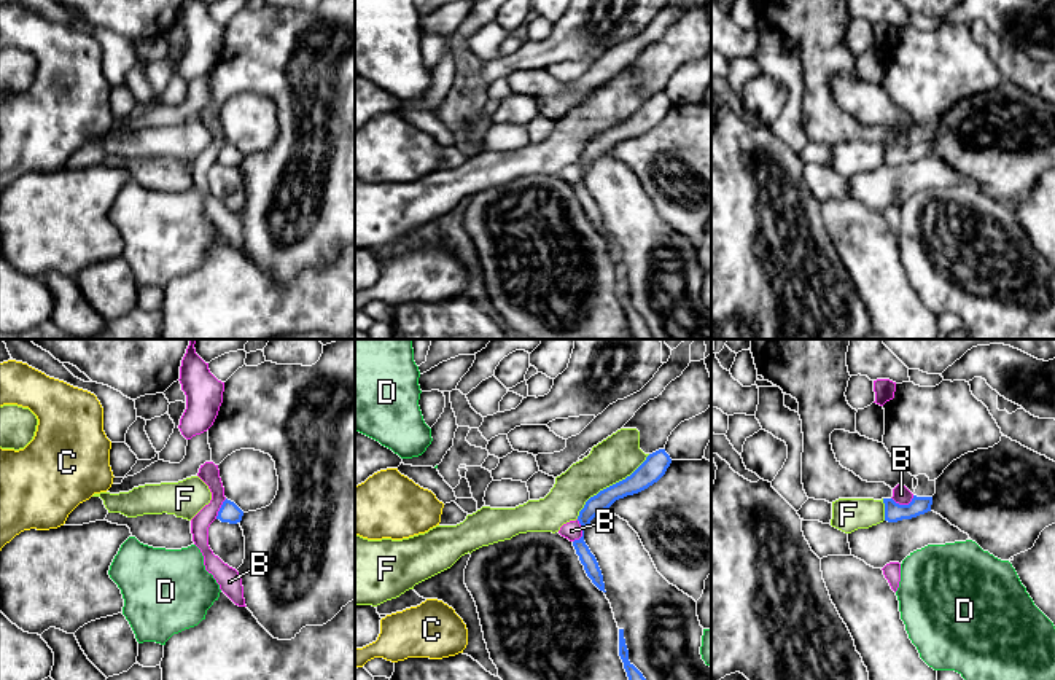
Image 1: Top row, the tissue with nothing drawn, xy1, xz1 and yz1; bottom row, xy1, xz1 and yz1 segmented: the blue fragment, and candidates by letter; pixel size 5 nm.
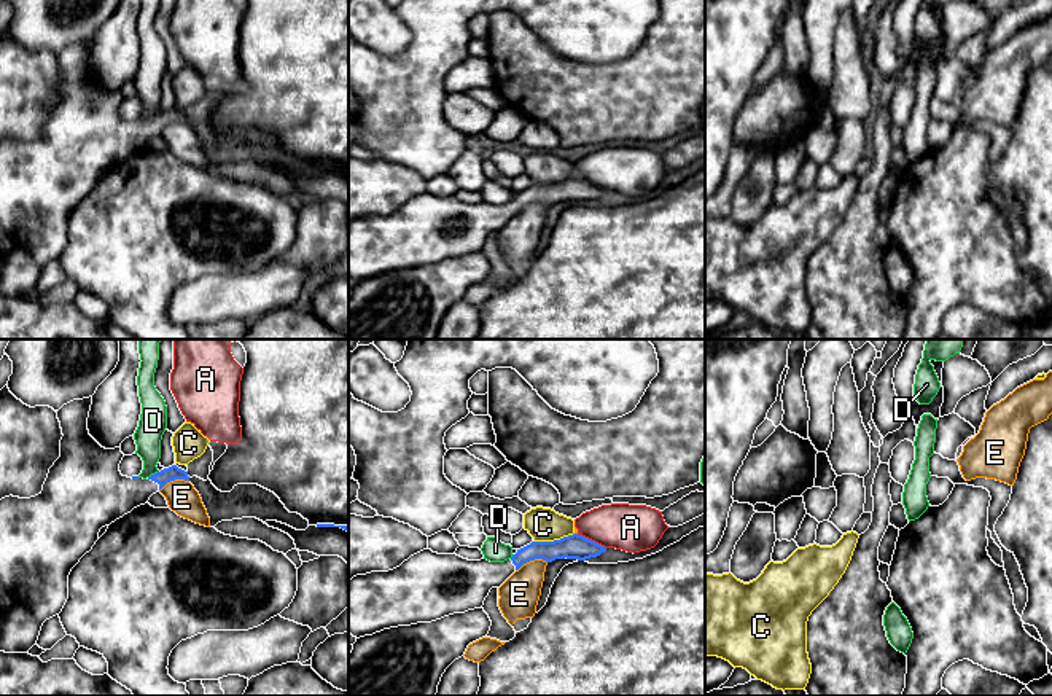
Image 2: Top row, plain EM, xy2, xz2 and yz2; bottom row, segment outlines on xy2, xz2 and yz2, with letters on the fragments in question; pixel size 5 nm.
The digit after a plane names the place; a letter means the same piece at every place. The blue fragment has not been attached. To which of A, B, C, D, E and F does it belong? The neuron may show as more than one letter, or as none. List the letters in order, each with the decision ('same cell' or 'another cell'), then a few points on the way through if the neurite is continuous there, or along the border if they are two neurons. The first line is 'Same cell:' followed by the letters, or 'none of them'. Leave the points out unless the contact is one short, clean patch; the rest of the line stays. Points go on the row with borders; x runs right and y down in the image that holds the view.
Same cell: none of them
A: another cell
B: another cell; border along xz1 (576, 519), (581, 535), (573, 542)
C: another cell; border along xz2 (573, 532), (559, 539), (535, 542)
D: another cell; border along xy2 (158, 470), (148, 478)
E: another cell
F: another cell

